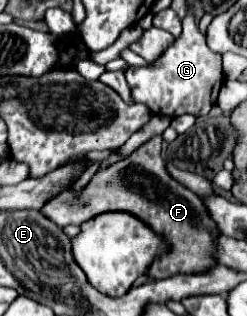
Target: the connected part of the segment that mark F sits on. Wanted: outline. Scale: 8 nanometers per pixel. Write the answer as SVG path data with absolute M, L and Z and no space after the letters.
M154 137L152 141L138 147L122 163L114 163L112 167L98 171L98 175L94 175L86 185L86 191L82 191L80 199L76 199L72 195L72 189L68 189L50 199L42 207L42 213L56 225L66 227L70 223L86 223L106 211L126 211L142 219L150 229L154 229L154 233L162 235L170 245L170 251L158 255L158 259L154 259L154 263L150 265L148 273L152 277L164 279L166 275L176 273L204 273L208 267L216 263L212 259L212 241L220 235L220 231L218 227L214 227L214 221L210 219L198 195L168 175L160 151L162 137Z

